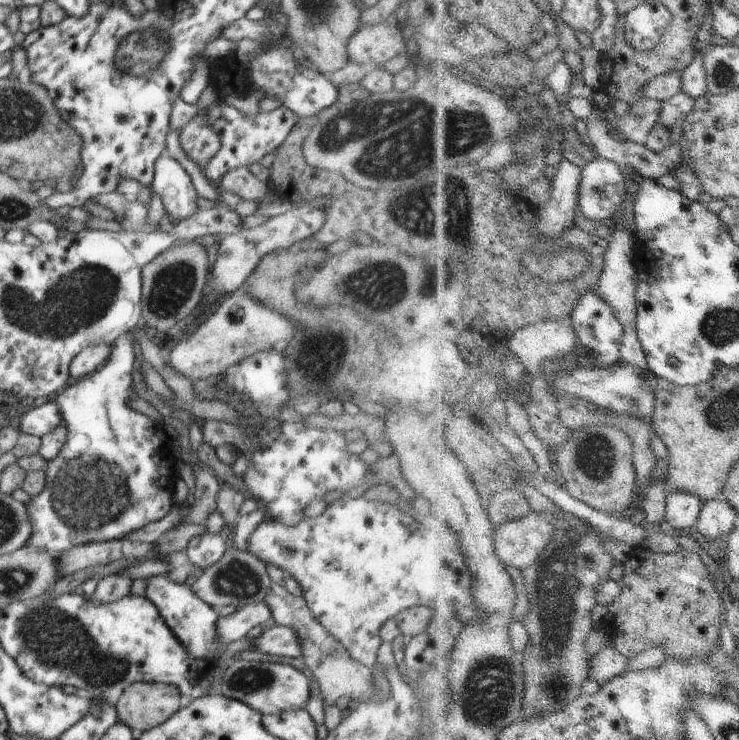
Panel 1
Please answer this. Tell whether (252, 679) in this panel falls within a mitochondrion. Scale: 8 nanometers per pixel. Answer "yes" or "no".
yes

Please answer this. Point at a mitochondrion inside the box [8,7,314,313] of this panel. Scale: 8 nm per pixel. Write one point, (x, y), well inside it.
(140, 54)

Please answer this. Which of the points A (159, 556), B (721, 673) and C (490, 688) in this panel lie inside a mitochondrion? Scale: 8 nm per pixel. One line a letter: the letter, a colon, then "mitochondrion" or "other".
A: other
B: mitochondrion
C: mitochondrion

